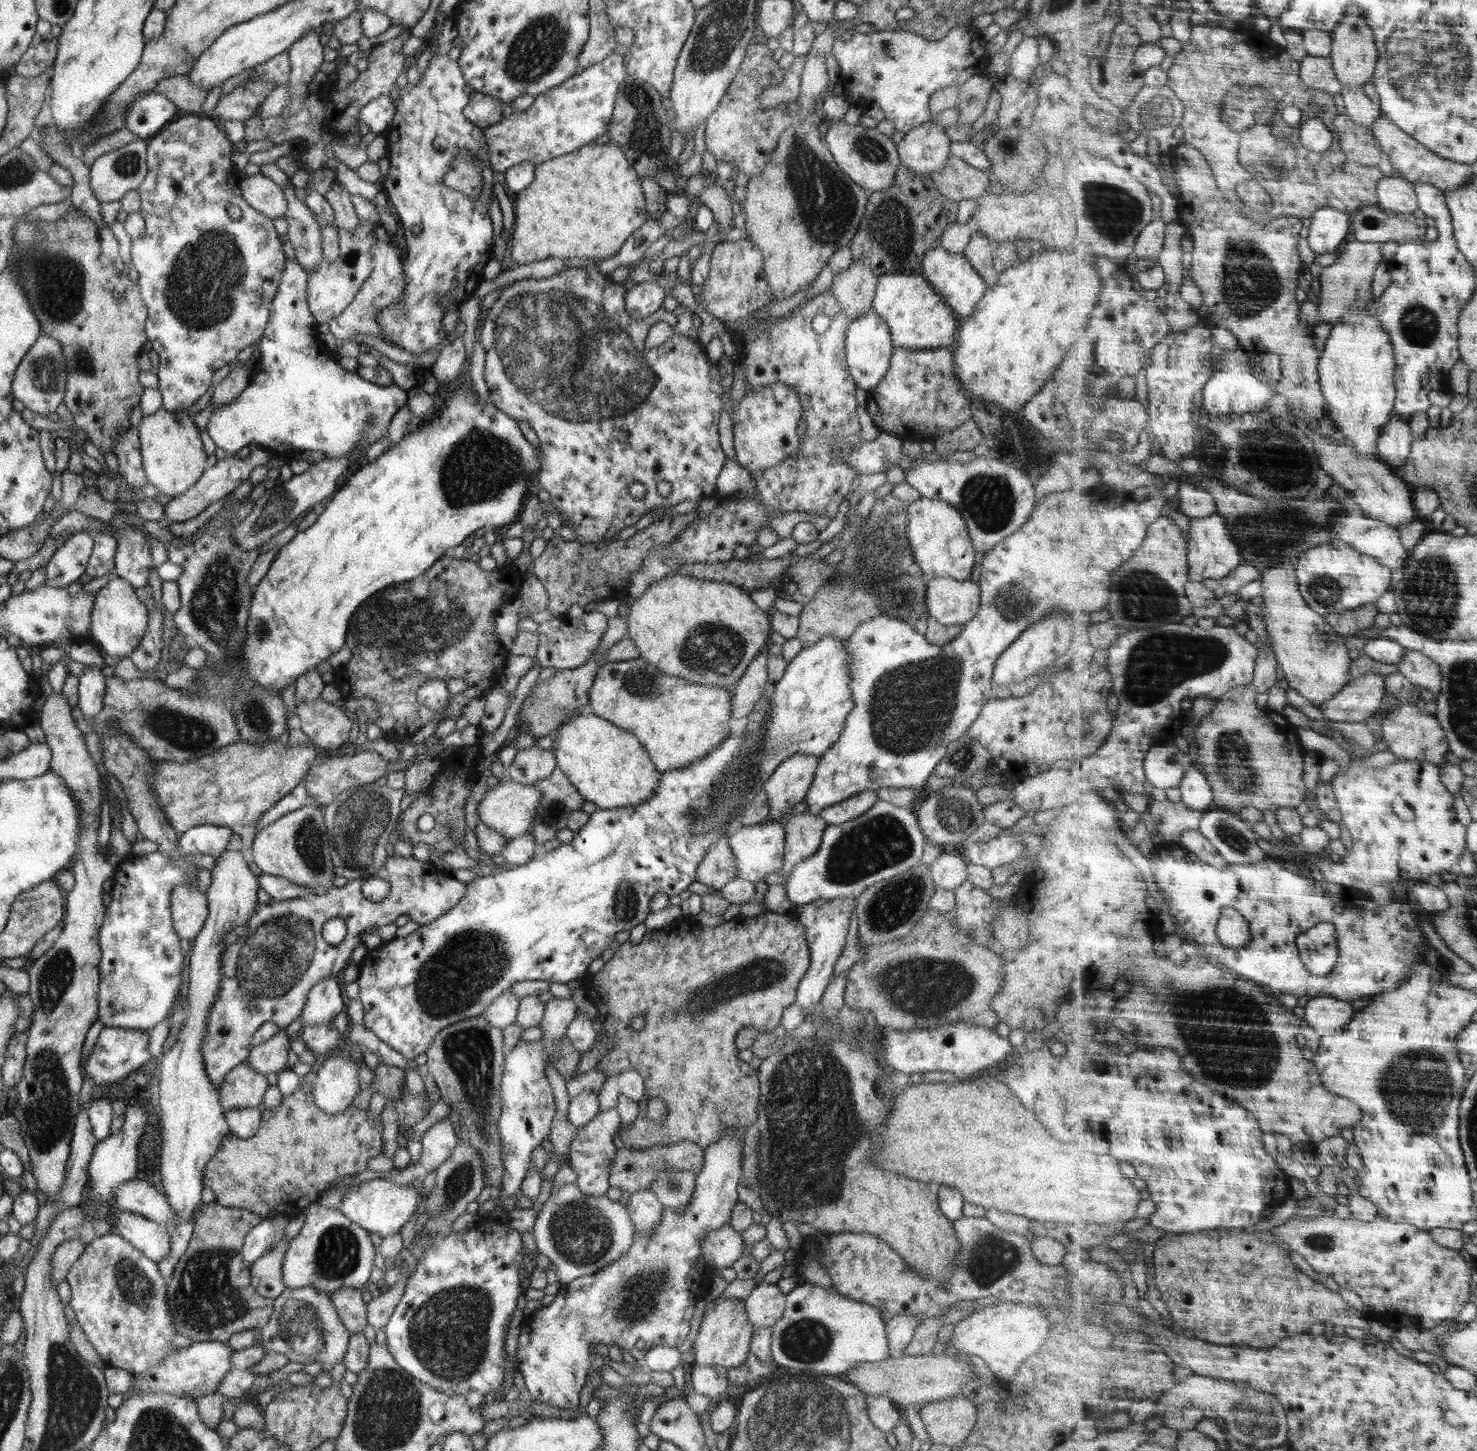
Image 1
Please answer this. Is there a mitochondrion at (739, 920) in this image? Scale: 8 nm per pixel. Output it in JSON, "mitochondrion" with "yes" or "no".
{"mitochondrion":"no"}

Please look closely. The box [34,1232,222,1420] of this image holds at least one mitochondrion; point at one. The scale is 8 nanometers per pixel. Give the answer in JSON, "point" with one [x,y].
{"point":[136,1289]}

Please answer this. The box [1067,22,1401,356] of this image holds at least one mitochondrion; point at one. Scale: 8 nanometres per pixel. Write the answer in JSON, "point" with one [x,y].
{"point":[1259,125]}

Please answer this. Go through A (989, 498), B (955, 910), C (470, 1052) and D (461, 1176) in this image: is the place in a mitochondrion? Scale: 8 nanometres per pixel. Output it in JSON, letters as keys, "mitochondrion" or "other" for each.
{"A":"mitochondrion","B":"other","C":"mitochondrion","D":"mitochondrion"}

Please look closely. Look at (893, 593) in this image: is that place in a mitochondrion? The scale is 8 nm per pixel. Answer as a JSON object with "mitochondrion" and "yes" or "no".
{"mitochondrion":"yes"}

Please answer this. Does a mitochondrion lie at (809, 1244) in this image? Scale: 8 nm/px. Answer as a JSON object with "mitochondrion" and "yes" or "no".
{"mitochondrion":"no"}

